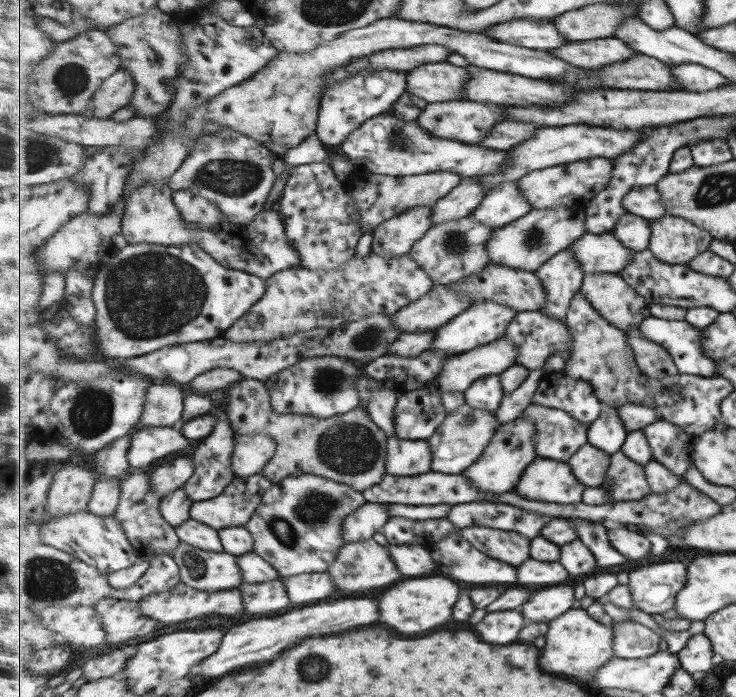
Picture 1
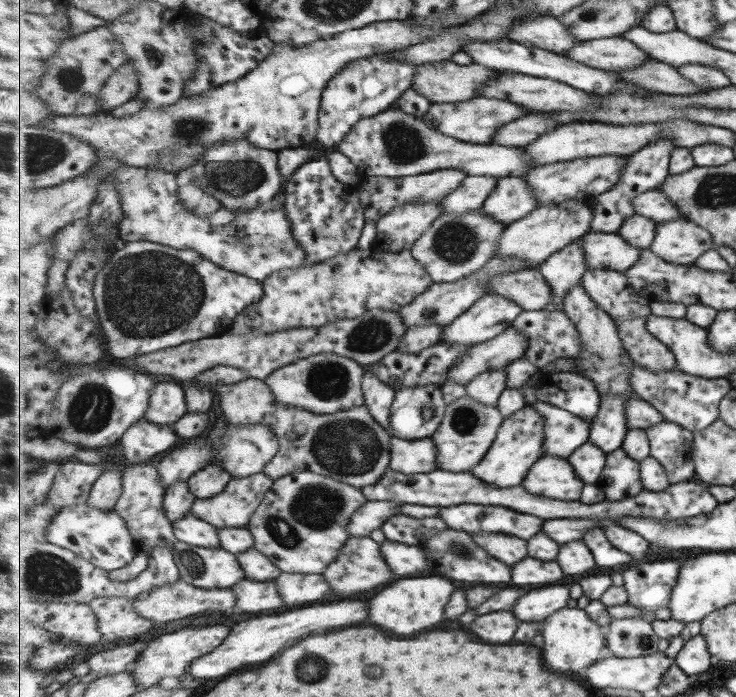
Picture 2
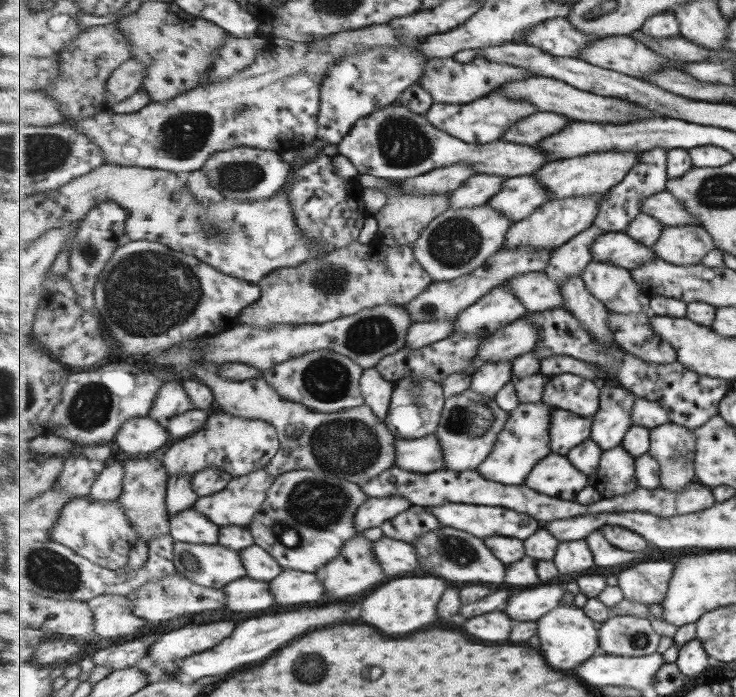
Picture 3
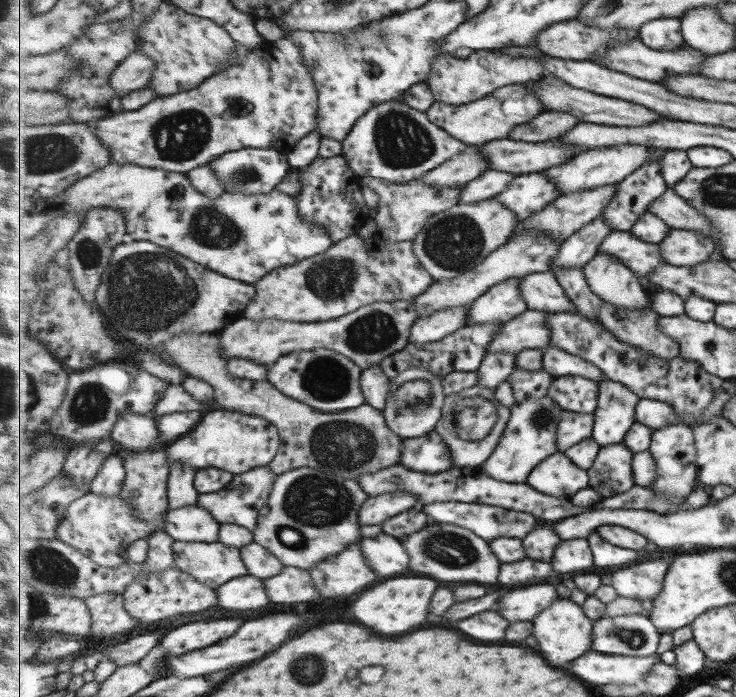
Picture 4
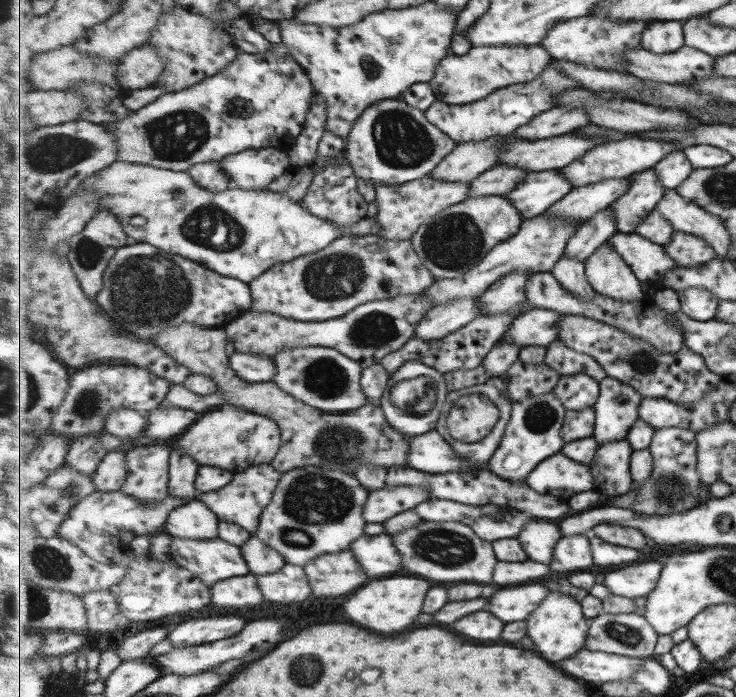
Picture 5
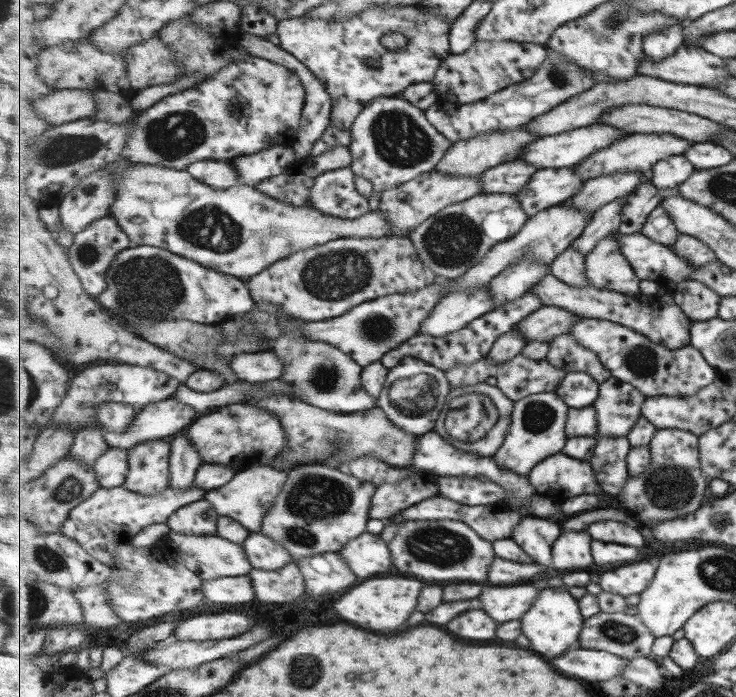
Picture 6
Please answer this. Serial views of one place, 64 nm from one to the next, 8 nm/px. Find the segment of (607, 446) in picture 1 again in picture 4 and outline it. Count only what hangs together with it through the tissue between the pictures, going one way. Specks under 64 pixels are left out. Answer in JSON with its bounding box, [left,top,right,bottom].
[593,378,642,447]

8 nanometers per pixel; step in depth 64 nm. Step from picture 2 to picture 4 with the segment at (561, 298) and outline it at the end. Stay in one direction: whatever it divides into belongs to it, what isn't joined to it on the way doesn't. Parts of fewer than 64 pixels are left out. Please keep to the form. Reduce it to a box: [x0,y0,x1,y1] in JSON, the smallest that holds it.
[551,215,613,274]

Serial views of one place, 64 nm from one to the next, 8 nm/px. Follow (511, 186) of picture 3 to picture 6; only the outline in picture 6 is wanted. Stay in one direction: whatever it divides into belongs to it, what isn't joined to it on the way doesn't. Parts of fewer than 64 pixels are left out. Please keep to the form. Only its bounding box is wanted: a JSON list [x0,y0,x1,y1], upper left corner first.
[517,167,585,217]

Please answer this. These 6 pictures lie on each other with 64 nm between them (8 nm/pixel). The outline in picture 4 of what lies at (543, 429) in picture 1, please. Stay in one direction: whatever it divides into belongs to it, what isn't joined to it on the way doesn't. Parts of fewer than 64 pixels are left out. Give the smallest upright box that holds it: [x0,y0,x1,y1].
[557,411,594,453]

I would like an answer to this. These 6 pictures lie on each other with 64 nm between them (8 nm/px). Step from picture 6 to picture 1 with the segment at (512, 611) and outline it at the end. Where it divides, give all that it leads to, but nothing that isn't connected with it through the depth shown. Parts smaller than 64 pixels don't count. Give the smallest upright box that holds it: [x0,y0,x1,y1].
[521,586,575,622]

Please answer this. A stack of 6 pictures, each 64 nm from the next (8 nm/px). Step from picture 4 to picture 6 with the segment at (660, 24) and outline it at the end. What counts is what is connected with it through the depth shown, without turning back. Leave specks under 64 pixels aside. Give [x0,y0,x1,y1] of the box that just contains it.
[644,24,685,62]

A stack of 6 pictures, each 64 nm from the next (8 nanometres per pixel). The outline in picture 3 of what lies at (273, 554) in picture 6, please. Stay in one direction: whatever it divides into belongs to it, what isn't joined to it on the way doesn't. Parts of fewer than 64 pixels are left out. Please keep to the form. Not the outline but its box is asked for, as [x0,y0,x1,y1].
[240,545,284,581]

